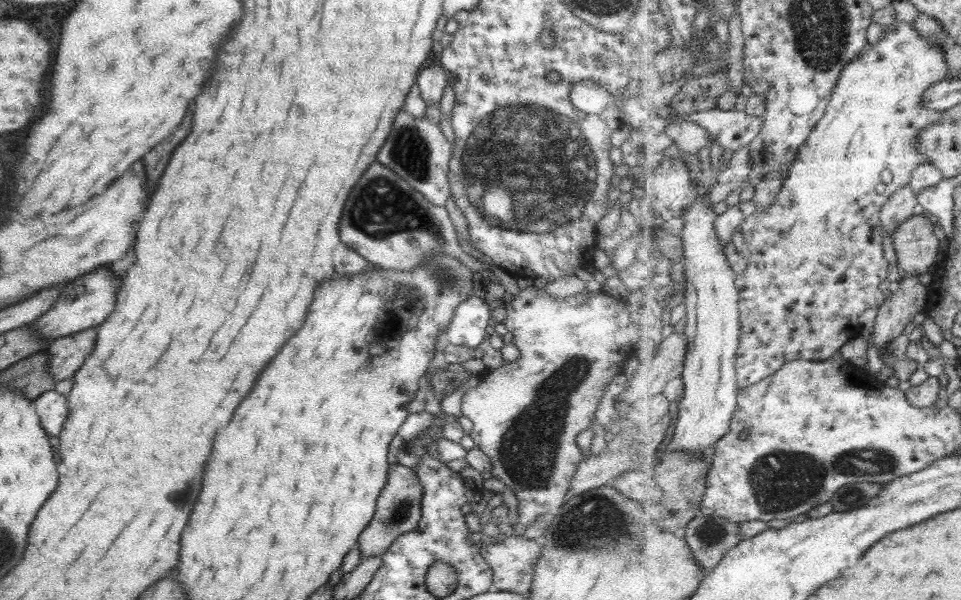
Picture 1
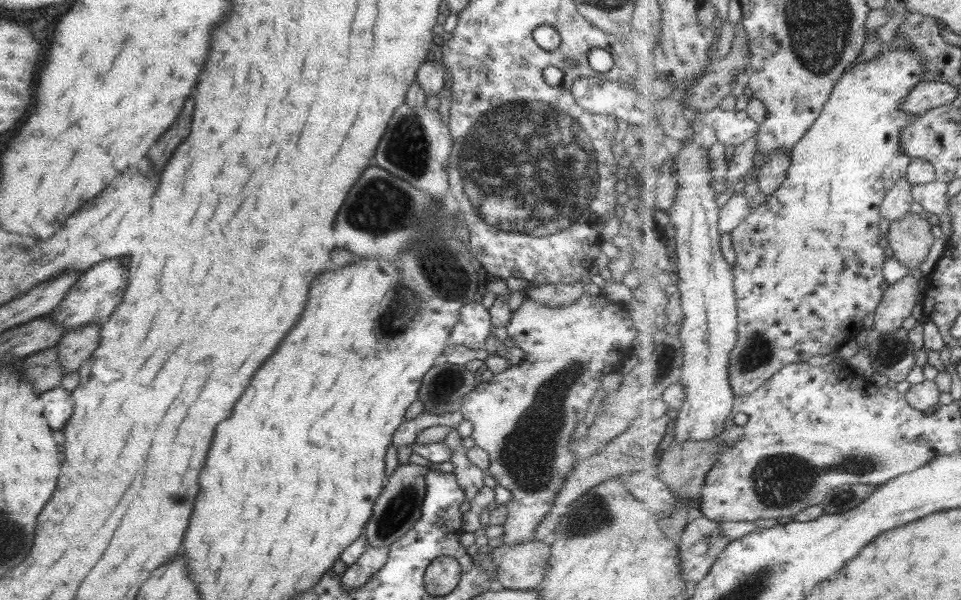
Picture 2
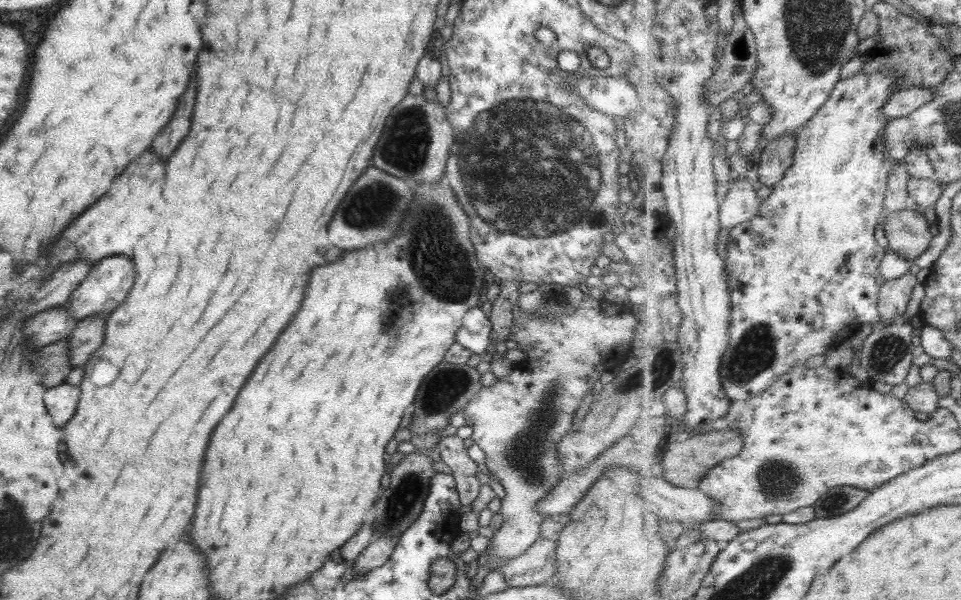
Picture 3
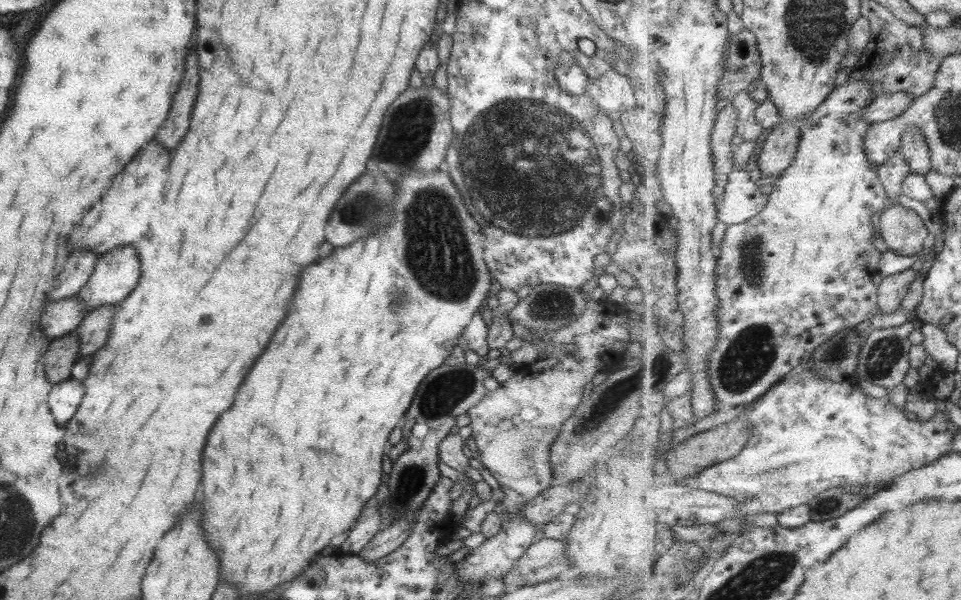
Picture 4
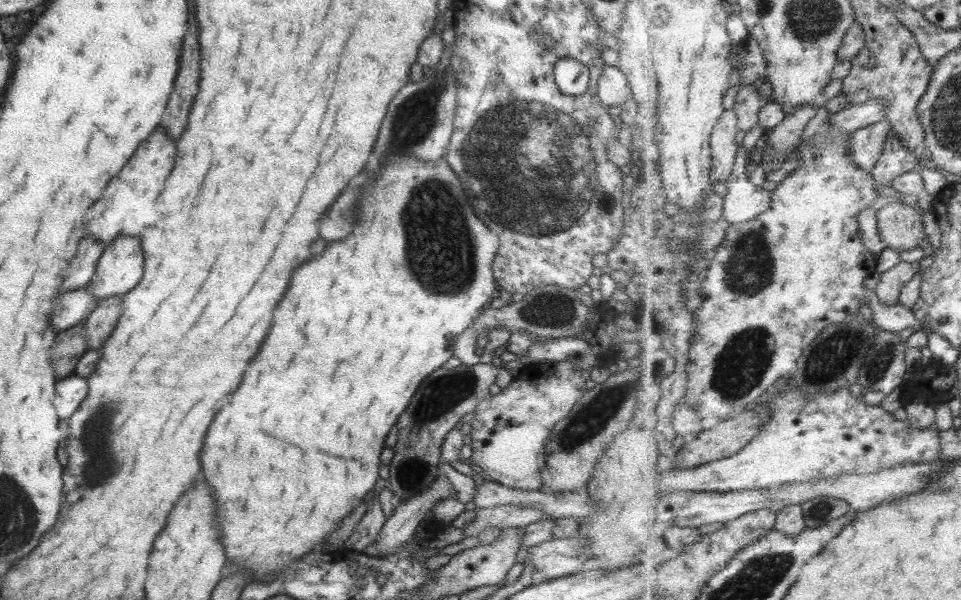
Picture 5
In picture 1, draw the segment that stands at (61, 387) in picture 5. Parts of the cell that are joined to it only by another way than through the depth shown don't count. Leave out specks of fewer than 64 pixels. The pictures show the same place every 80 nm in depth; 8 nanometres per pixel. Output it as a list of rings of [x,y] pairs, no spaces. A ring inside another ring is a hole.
[[[49,390],[33,400],[40,425],[49,437],[58,437],[67,416],[66,396]]]

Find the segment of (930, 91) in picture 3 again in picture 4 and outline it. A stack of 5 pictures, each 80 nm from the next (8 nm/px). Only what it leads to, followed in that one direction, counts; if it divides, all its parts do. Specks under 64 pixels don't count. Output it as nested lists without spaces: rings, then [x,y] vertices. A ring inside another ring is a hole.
[[[908,92],[883,93],[862,110],[862,116],[873,123],[891,120],[902,115],[915,101],[916,97]]]

